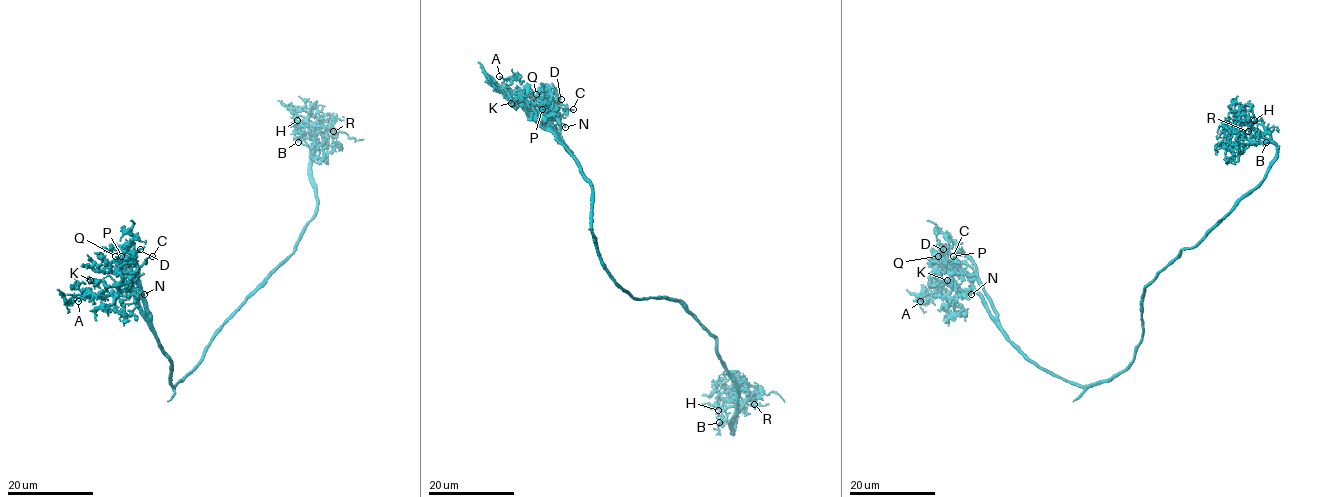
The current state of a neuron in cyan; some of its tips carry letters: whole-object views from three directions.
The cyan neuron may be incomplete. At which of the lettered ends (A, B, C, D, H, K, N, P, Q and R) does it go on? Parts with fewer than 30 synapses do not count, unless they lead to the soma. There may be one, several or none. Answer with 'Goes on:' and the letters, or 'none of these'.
Goes on: none of these

